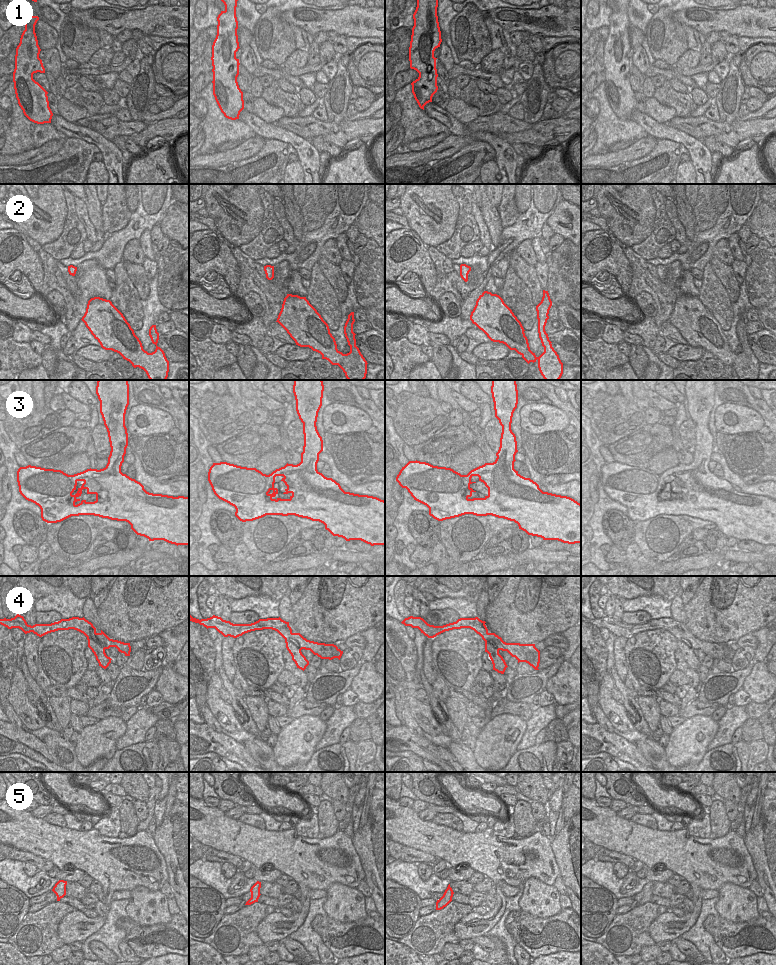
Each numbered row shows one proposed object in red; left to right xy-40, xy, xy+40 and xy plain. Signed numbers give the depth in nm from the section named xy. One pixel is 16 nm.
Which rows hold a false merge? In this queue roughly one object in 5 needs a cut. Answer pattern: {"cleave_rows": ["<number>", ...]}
{"cleave_rows": ["4"]}

